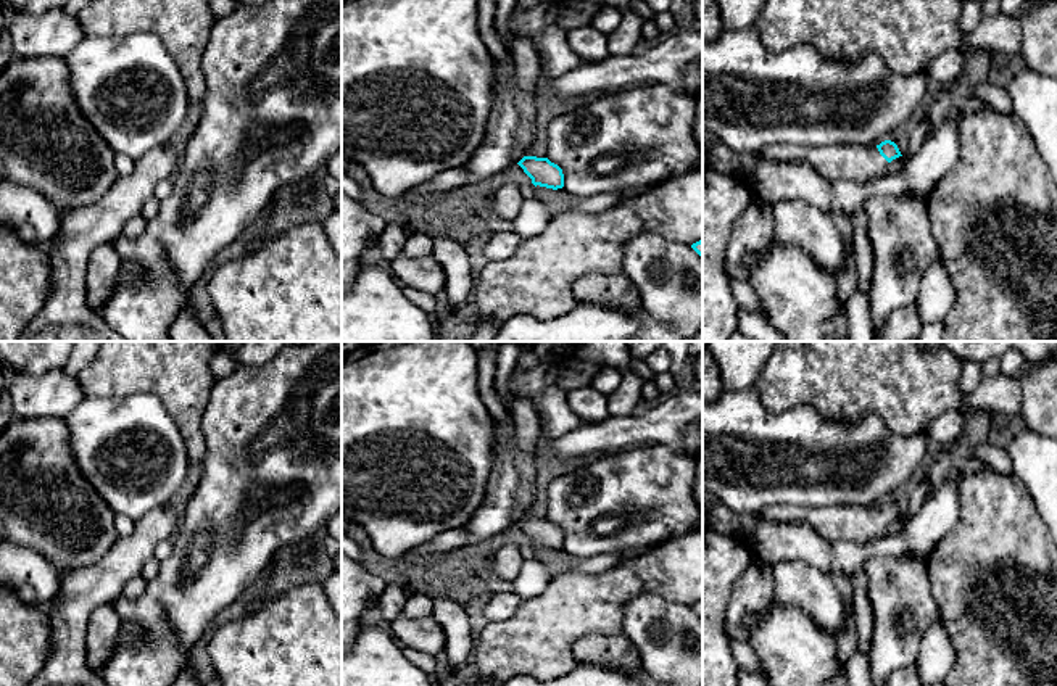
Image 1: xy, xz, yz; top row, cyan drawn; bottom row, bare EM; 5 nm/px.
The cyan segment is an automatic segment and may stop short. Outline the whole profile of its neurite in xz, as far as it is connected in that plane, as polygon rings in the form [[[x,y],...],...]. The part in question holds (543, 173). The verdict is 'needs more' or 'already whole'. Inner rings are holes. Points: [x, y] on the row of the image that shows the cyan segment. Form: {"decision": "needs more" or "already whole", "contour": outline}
{"decision": "needs more", "contour": [[[517,37],[511,47],[511,53],[517,64],[517,97],[516,106],[520,116],[520,129],[517,132],[516,163],[532,179],[537,187],[562,188],[562,169],[548,158],[537,158],[533,143],[537,137],[537,82],[540,61],[532,42]]]}

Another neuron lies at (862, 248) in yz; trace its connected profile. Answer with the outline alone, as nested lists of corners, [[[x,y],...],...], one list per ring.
[[[860,206],[852,216],[854,261],[856,261],[856,271],[859,274],[857,287],[868,296],[875,261],[867,229],[868,229],[868,216]]]

